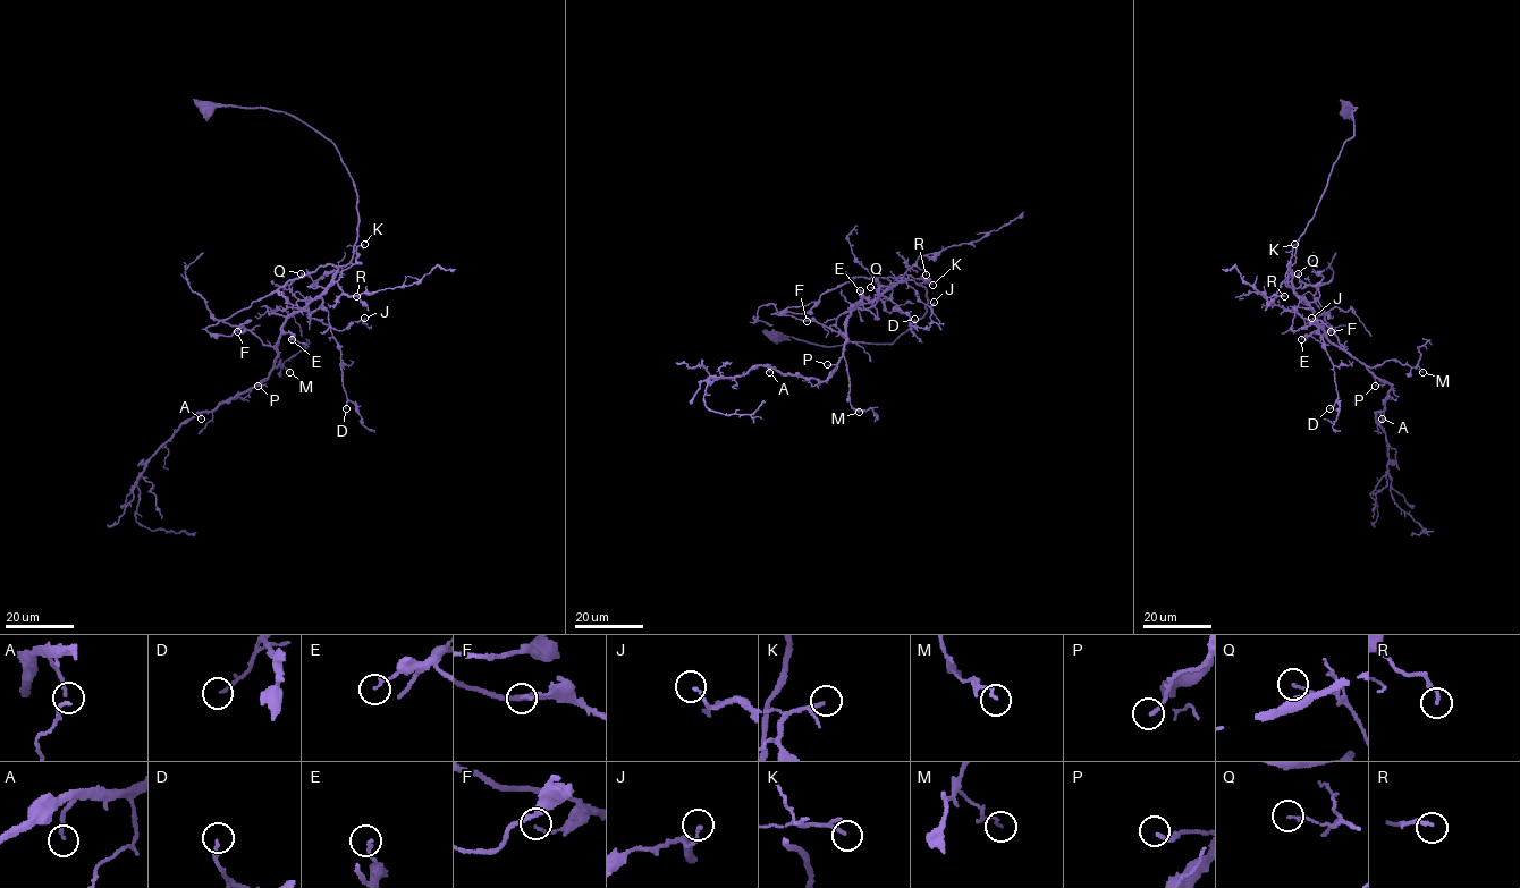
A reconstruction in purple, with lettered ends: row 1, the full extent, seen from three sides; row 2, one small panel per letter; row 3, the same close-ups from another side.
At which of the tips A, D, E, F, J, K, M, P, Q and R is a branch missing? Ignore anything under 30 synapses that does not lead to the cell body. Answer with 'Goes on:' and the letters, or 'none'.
Goes on: none

